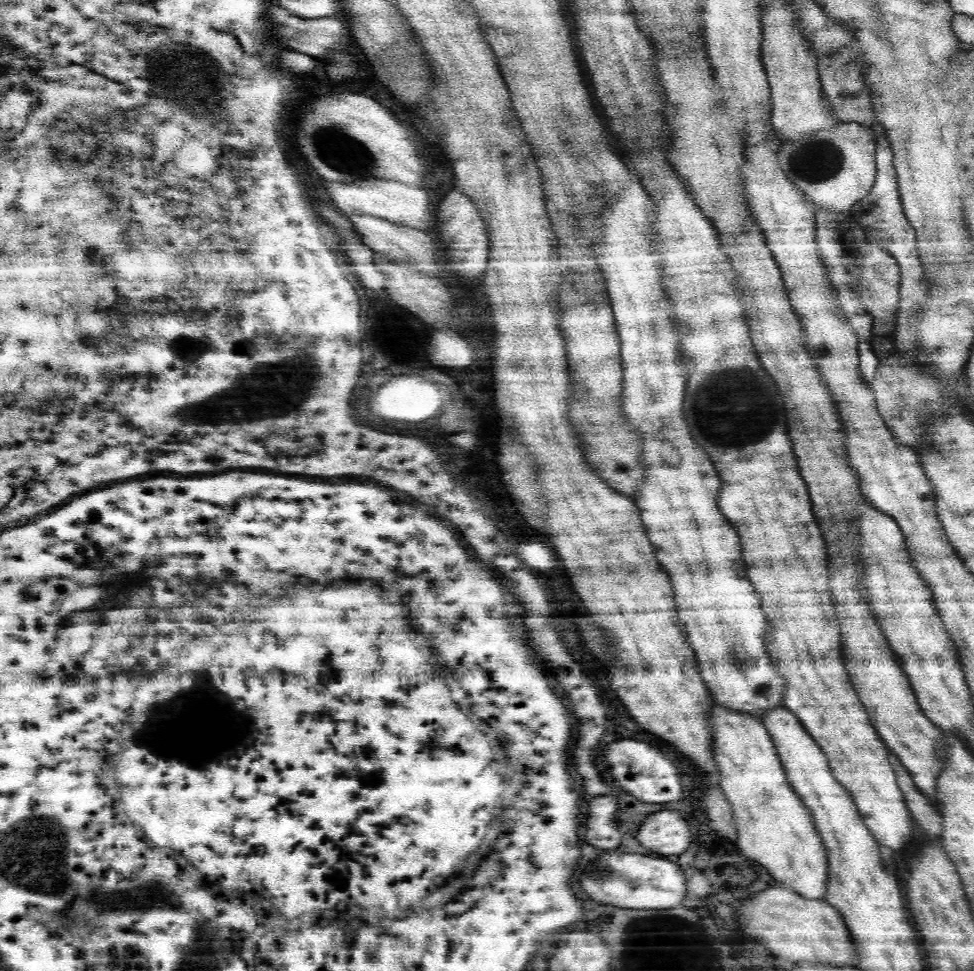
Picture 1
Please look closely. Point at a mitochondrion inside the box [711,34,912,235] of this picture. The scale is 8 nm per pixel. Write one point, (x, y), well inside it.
(823, 163)

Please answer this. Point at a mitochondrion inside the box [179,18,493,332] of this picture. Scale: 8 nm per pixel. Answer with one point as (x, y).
(355, 156)

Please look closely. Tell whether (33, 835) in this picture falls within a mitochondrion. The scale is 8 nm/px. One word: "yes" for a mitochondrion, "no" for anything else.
yes

